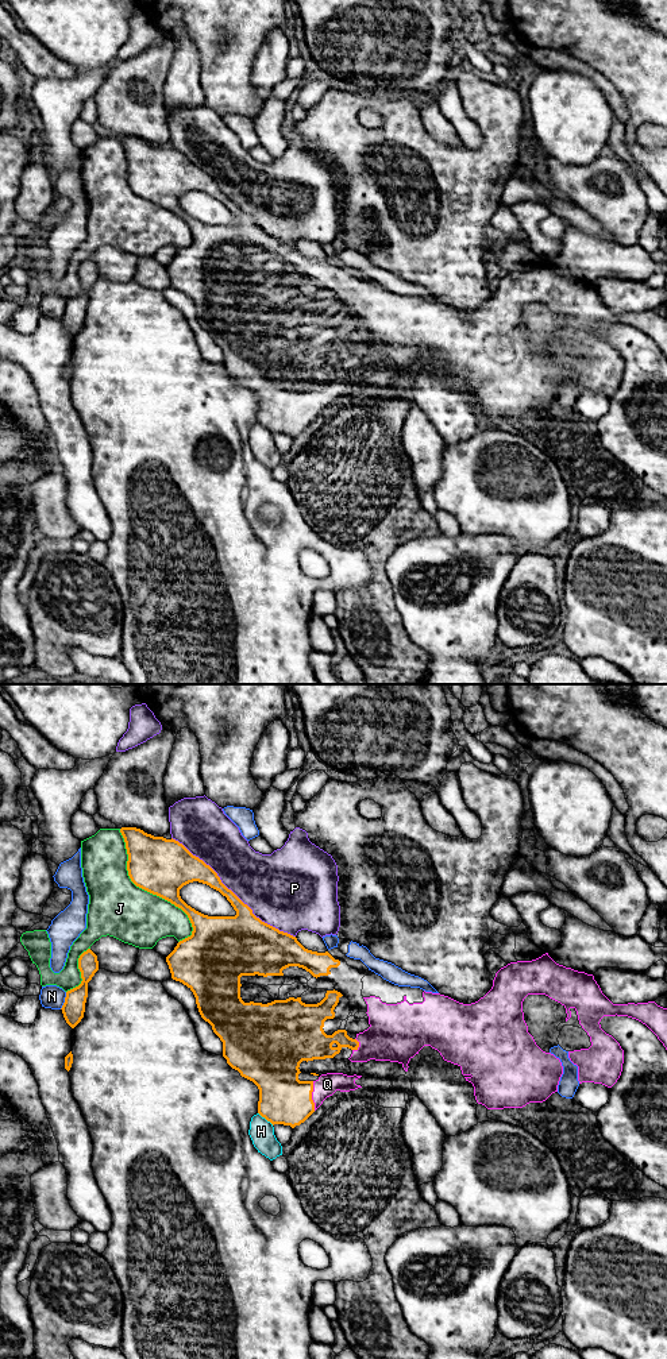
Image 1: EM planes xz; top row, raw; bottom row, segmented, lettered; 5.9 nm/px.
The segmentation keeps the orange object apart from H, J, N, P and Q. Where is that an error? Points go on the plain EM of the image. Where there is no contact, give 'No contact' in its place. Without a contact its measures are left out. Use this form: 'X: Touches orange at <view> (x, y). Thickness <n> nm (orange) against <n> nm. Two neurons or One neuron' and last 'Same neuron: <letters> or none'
H: Touches orange at xz (266, 428). Thickness 300 nm (orange) against 150 nm. Two neurons
J: Touches orange at xz (145, 199). Thickness 340 nm (orange) against 340 nm. Two neurons
N: Touches orange at xz (65, 309). Thickness 140 nm (orange) against 140 nm. Two neurons
P: Touches orange at xz (231, 200). Thickness 220 nm (orange) against 380 nm. Two neurons
Q: Touches orange at xz (311, 405). Thickness 300 nm (orange) against 130 nm. One neuron
Same neuron: Q

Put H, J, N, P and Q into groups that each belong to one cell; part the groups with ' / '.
H / J / N / P / Q

